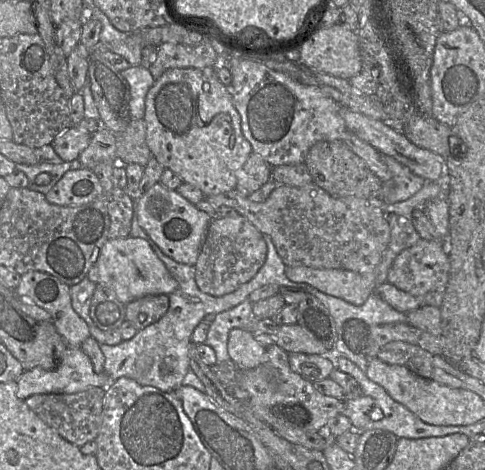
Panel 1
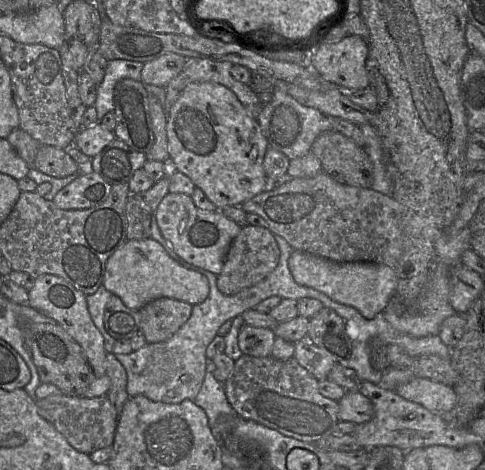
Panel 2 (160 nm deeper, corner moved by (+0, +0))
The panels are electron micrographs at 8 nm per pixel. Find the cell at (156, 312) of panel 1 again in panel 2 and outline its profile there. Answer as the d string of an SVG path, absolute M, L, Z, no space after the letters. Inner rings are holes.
M172 298L155 299L139 311L140 330L147 343L170 339L190 318L193 305Z

